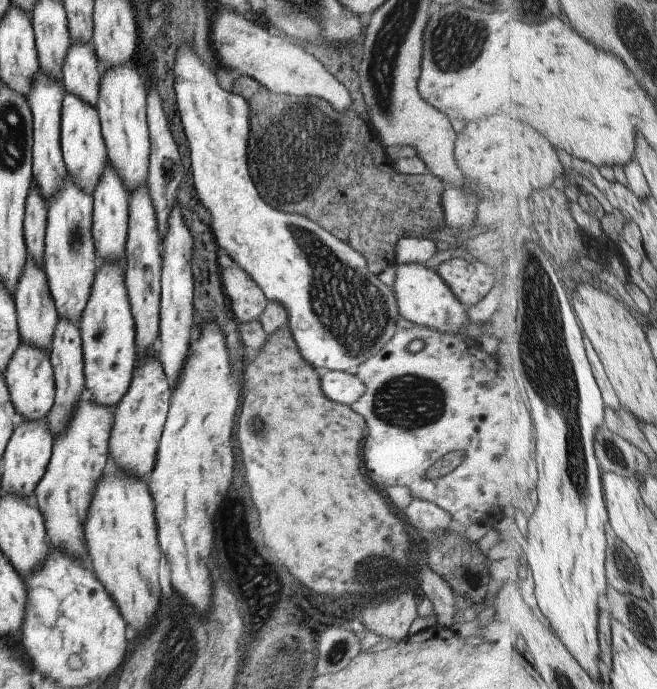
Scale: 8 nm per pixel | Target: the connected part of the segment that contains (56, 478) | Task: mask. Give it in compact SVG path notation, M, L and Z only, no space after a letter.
M85 390L82 400L74 408L74 414L70 416L70 422L66 424L66 430L60 434L60 438L56 436L46 472L34 490L33 499L46 518L46 528L52 544L66 546L66 550L78 556L84 554L82 524L90 504L90 496L94 492L94 484L98 482L98 476L102 476L106 462L110 462L108 442L113 426L113 413L108 406L90 400Z

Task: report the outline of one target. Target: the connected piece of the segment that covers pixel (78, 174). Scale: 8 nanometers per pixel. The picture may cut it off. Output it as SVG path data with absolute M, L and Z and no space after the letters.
M66 91L63 98L62 112L60 118L60 146L66 165L66 172L72 176L74 182L94 194L98 180L102 178L104 166L108 162L106 145L102 136L100 119L98 118L97 108L92 104L84 102L76 94Z

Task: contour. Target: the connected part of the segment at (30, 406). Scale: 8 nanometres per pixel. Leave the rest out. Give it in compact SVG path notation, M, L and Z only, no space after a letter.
M20 339L20 344L12 354L12 360L4 372L4 378L14 410L20 414L22 420L42 420L47 417L50 408L54 406L54 392L56 392L54 370L50 364L49 353L36 346L30 346Z

